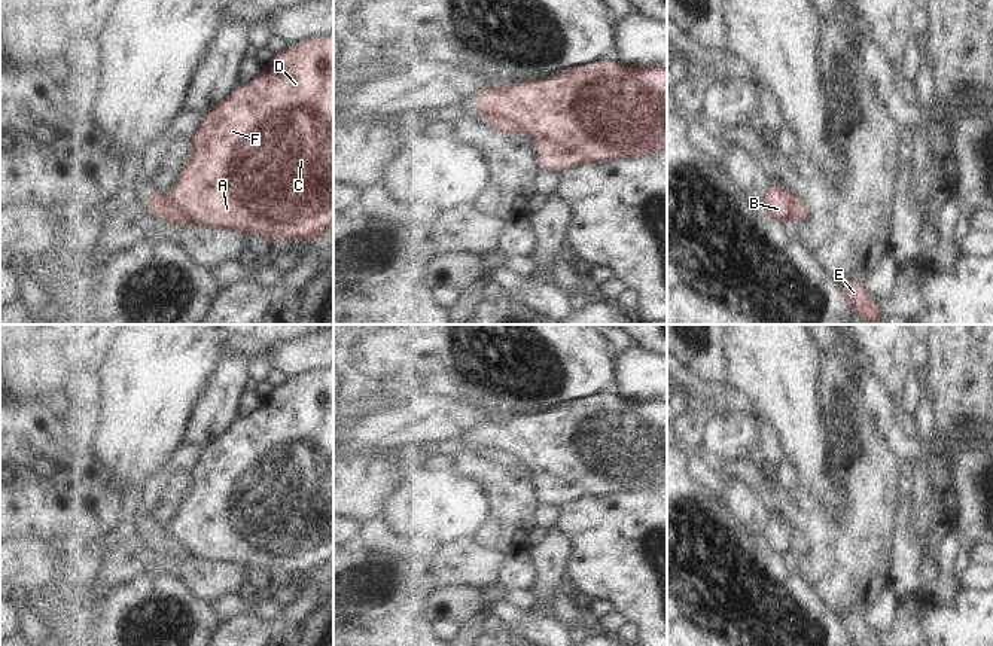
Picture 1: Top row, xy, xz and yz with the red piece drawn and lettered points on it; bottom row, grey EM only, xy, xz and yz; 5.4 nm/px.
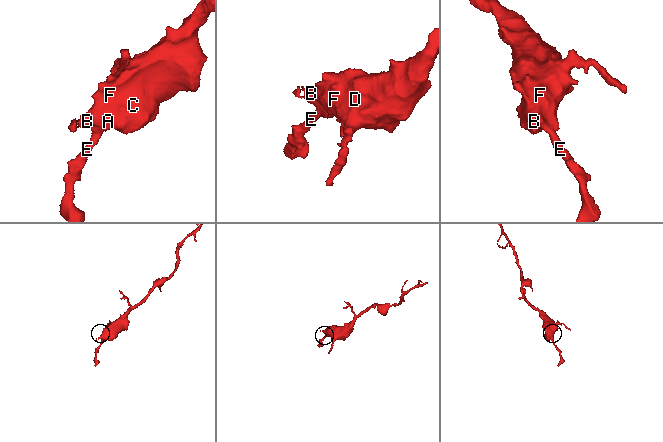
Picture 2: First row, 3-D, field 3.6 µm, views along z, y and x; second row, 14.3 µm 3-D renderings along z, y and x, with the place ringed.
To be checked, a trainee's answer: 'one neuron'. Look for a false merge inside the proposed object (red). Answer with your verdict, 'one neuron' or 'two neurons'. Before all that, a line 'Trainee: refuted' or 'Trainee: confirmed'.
Trainee: refuted
two neurons

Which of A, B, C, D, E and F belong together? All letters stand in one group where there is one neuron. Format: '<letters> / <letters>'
A B C D F / E

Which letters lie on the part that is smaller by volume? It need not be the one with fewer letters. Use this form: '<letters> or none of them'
E

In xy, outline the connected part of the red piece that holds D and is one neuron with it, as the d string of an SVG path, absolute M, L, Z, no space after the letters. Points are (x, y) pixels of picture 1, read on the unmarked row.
M333 368L313 371L287 380L284 386L274 388L271 396L262 400L261 408L250 415L241 417L223 436L207 445L194 464L192 487L180 505L180 512L170 522L158 525L147 524L149 546L158 551L162 537L170 537L186 548L194 558L202 558L217 564L238 564L243 567L262 567L268 573L316 573L333 561Z

